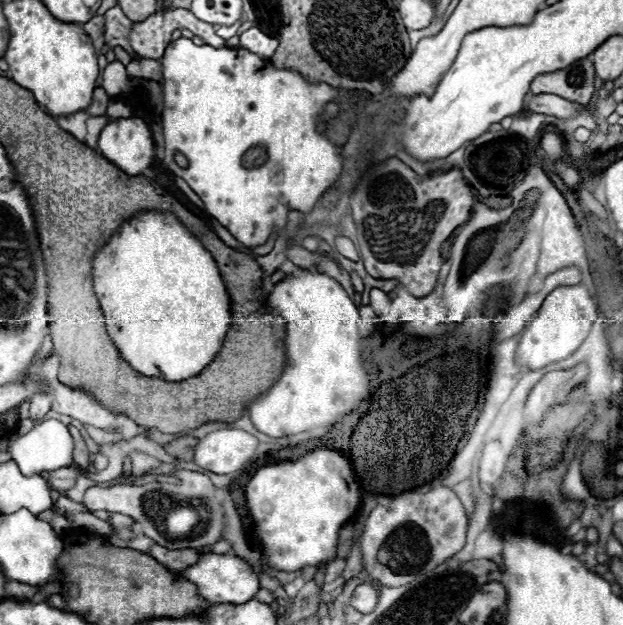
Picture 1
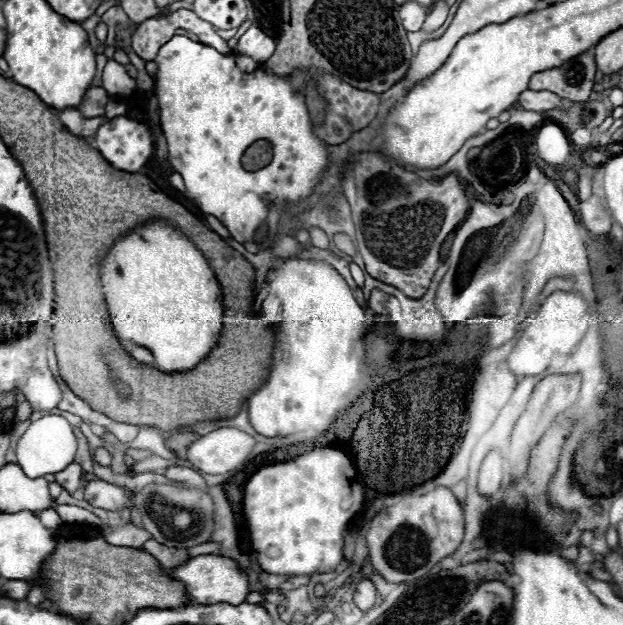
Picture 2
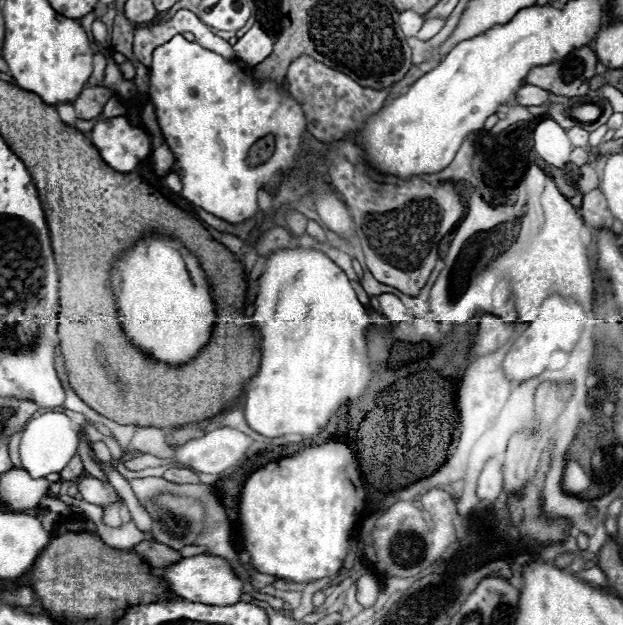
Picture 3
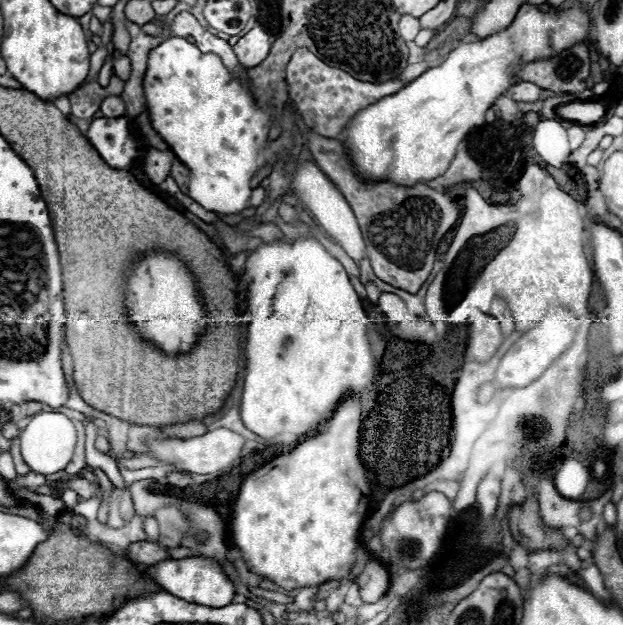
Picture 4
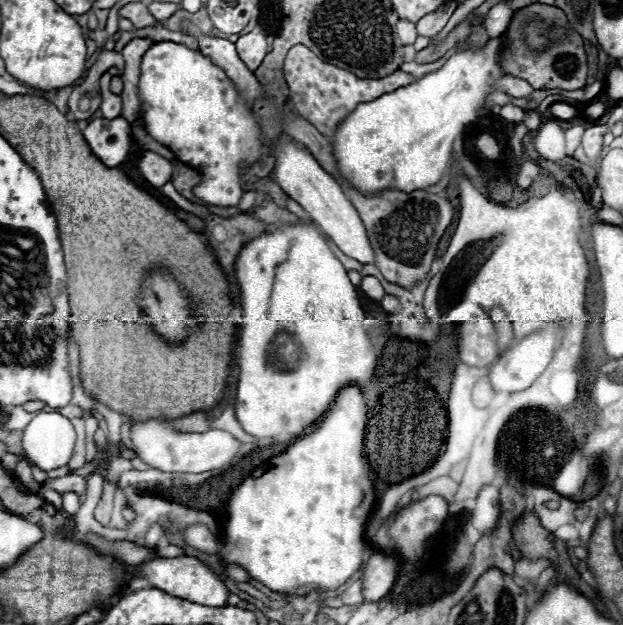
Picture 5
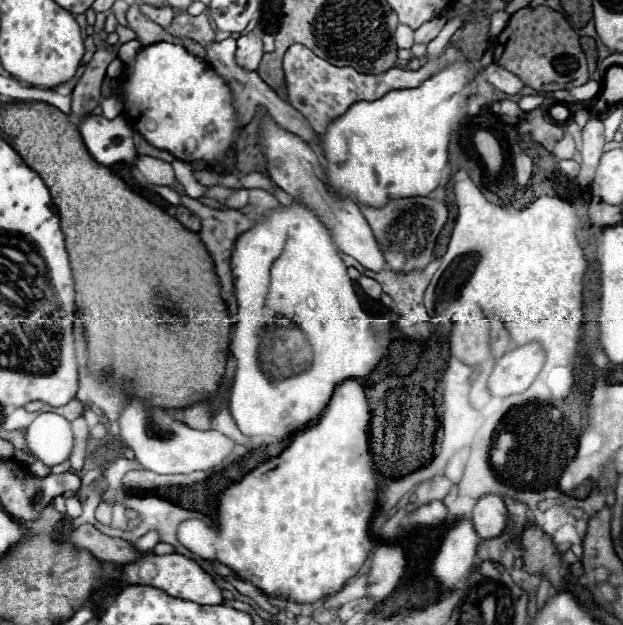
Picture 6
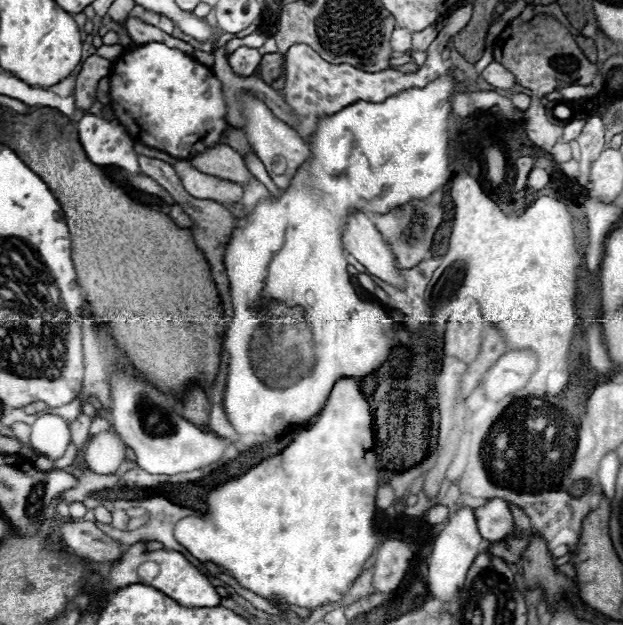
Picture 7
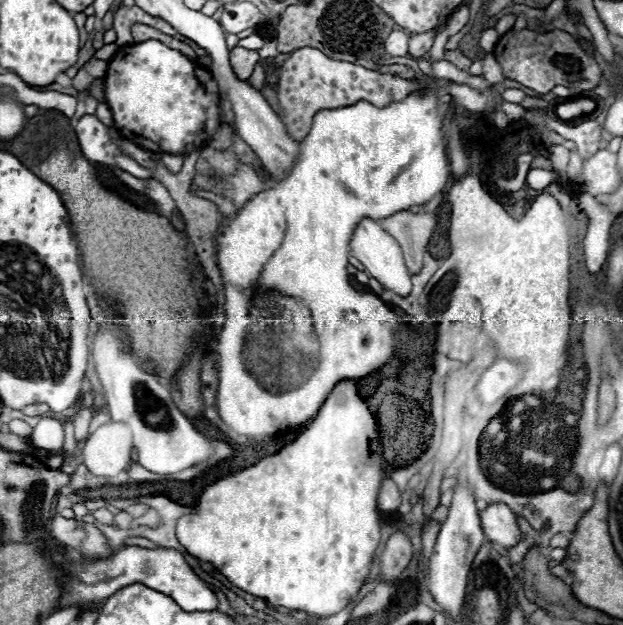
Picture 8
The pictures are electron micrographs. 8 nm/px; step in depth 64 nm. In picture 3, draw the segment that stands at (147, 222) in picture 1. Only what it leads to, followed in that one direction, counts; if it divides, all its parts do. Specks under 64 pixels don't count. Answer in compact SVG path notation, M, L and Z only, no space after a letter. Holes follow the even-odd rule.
M146 236L136 246L126 250L112 268L112 290L116 292L120 328L128 334L132 344L144 354L154 356L166 364L184 364L192 360L200 348L210 340L210 322L214 318L210 284L196 256L192 256L180 242L164 236Z

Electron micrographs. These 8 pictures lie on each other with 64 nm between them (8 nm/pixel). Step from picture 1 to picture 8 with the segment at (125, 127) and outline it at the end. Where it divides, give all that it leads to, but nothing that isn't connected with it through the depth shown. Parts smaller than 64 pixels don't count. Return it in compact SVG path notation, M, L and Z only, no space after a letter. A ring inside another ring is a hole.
M92 114L82 116L78 126L76 126L76 136L78 136L78 142L80 142L82 154L90 162L118 166L118 168L126 170L128 174L132 174L140 180L152 178L152 172L148 168L138 166L134 160L130 160L128 156L124 156L120 152L118 132L114 128L104 126L96 116L92 116ZM112 138L116 138L116 140L112 140Z

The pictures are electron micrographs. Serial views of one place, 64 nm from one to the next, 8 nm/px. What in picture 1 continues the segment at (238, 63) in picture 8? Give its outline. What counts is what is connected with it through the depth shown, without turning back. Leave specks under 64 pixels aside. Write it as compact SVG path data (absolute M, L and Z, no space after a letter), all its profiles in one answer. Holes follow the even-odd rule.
M250 28L240 36L240 48L246 48L260 58L270 58L278 48L278 40L266 36L260 28Z

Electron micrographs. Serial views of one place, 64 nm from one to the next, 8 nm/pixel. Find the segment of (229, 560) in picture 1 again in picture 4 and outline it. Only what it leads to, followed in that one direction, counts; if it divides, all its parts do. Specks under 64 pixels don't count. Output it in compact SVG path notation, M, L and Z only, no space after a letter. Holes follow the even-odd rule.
M200 556L180 558L180 560L172 560L172 558L162 560L154 566L148 566L146 574L154 580L154 584L158 584L162 590L170 592L172 596L178 596L186 602L194 602L194 604L202 604L202 606L212 606L212 608L228 606L236 594L232 582L226 578L226 574L218 566L218 562L200 558Z

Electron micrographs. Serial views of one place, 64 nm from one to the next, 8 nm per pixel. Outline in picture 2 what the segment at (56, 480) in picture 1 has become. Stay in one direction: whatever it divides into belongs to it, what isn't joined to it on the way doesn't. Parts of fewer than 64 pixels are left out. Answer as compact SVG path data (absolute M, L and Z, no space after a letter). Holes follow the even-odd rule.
M72 462L72 464L66 468L66 474L64 474L64 472L58 474L58 482L60 482L70 494L76 492L76 490L80 488L80 484L82 484L82 468L80 468L80 464L78 464L78 462Z

